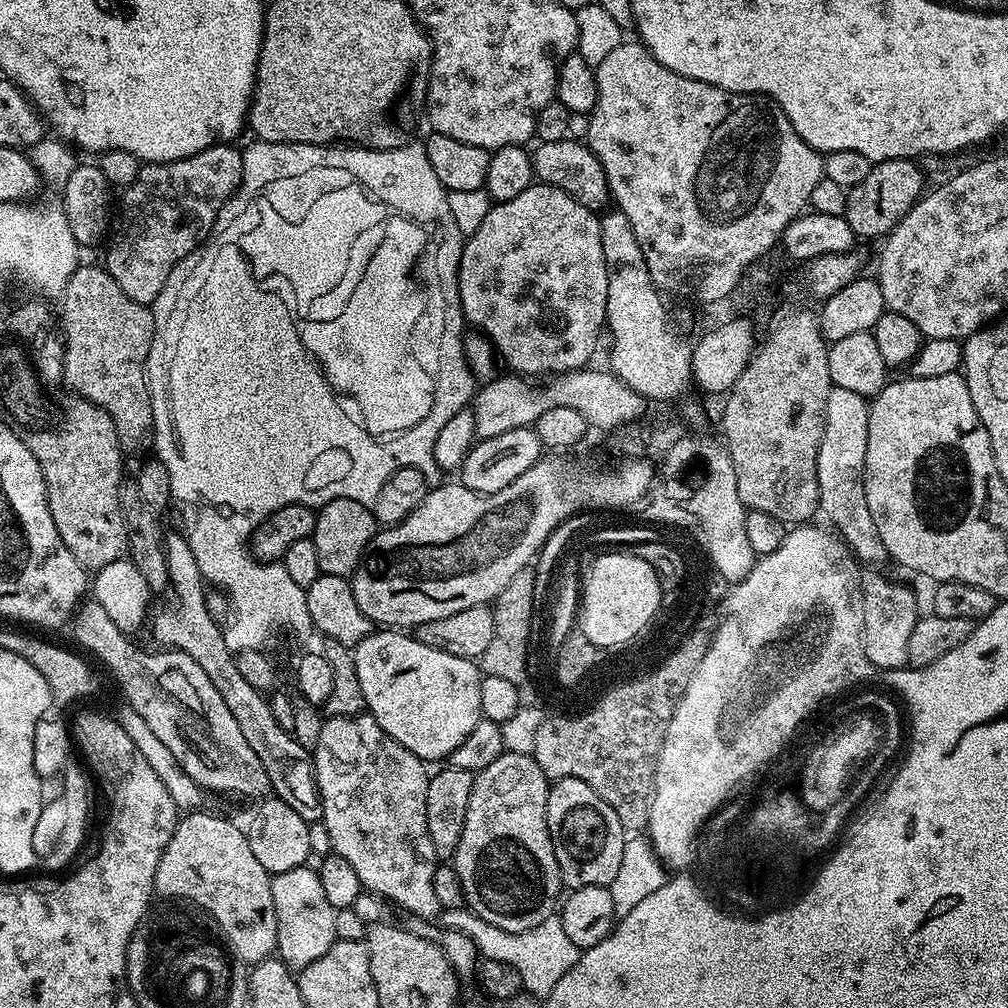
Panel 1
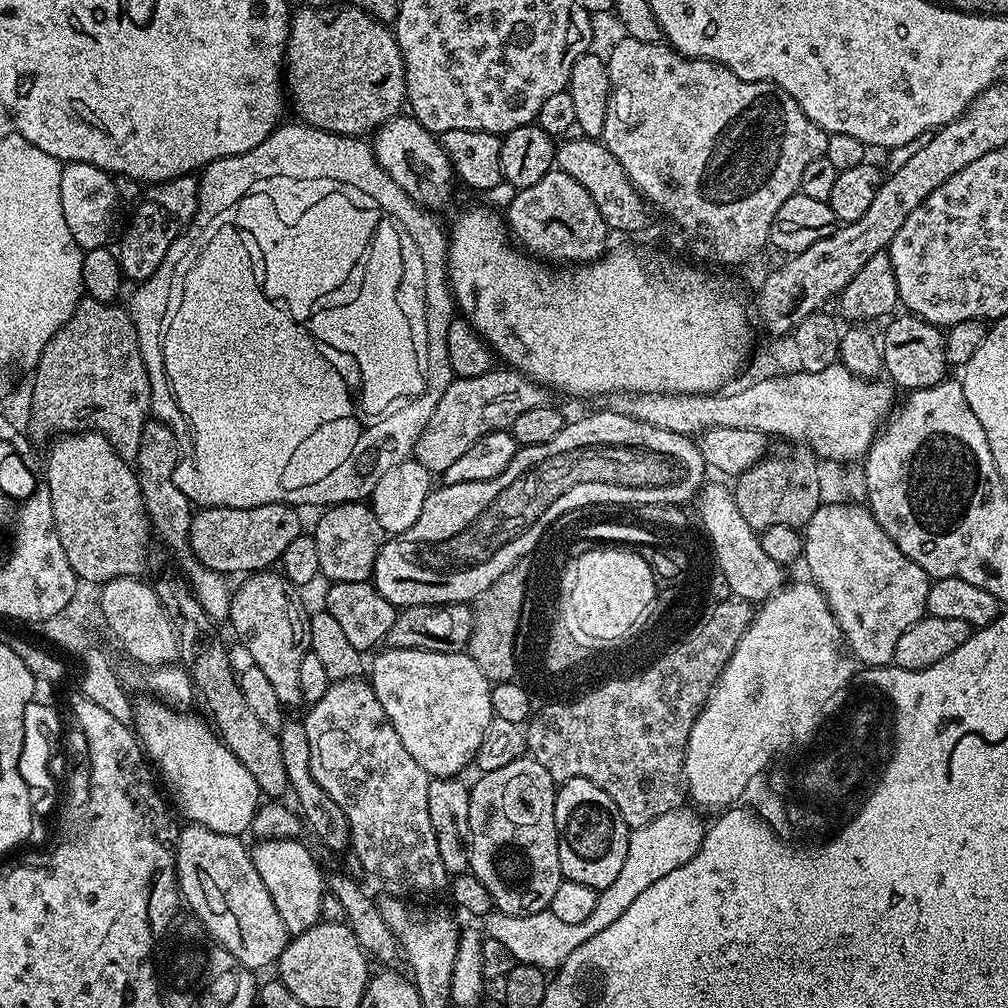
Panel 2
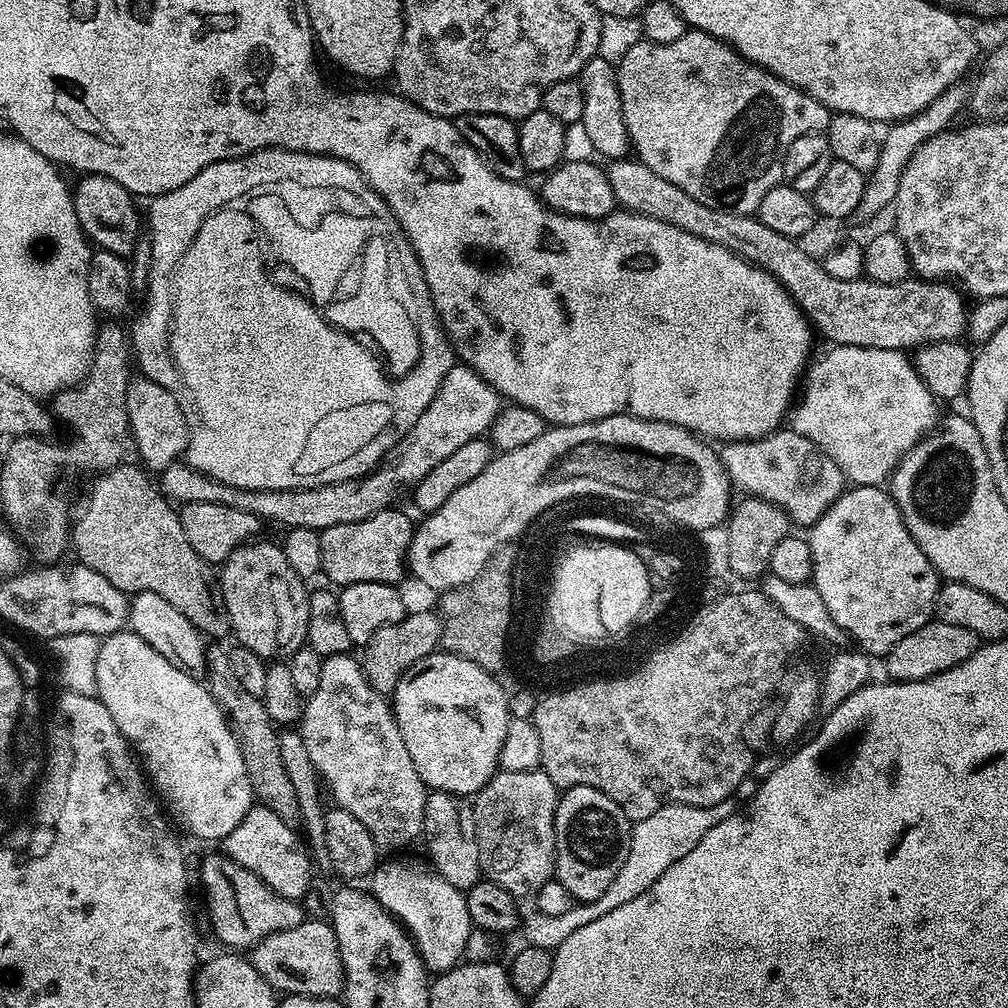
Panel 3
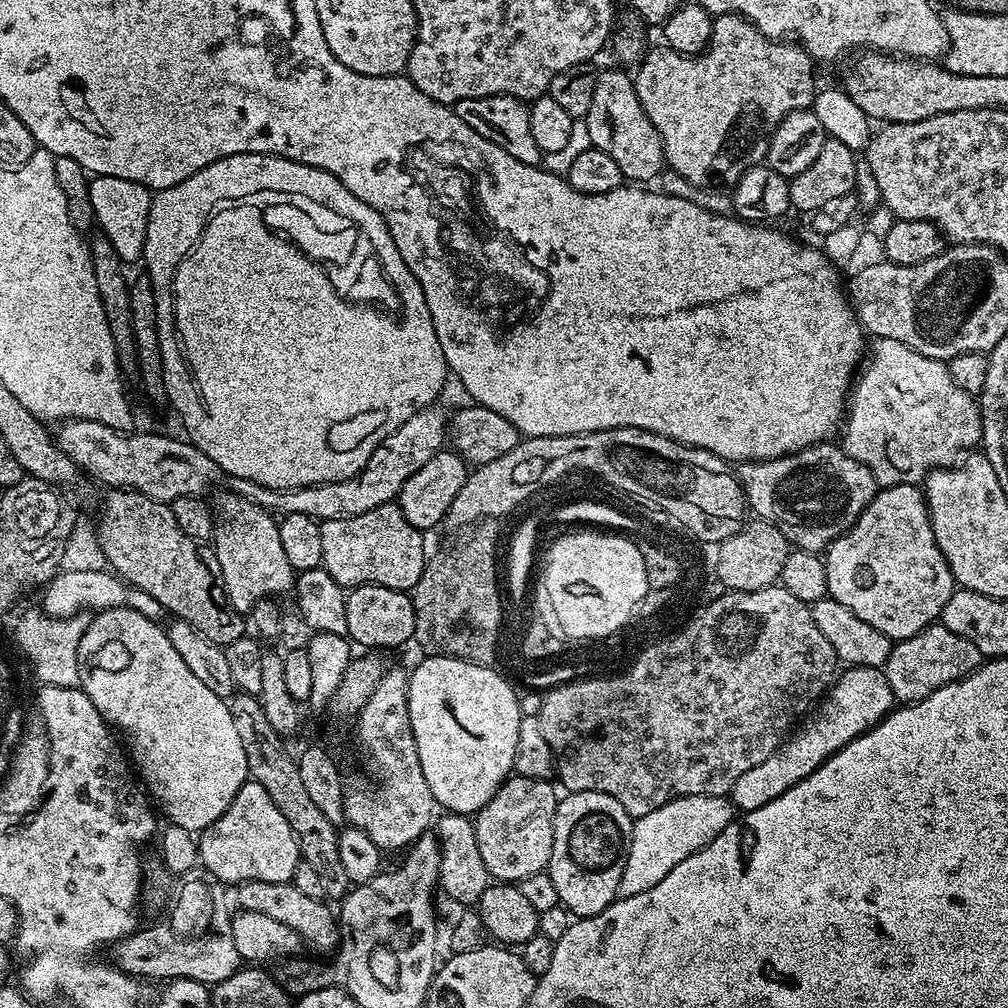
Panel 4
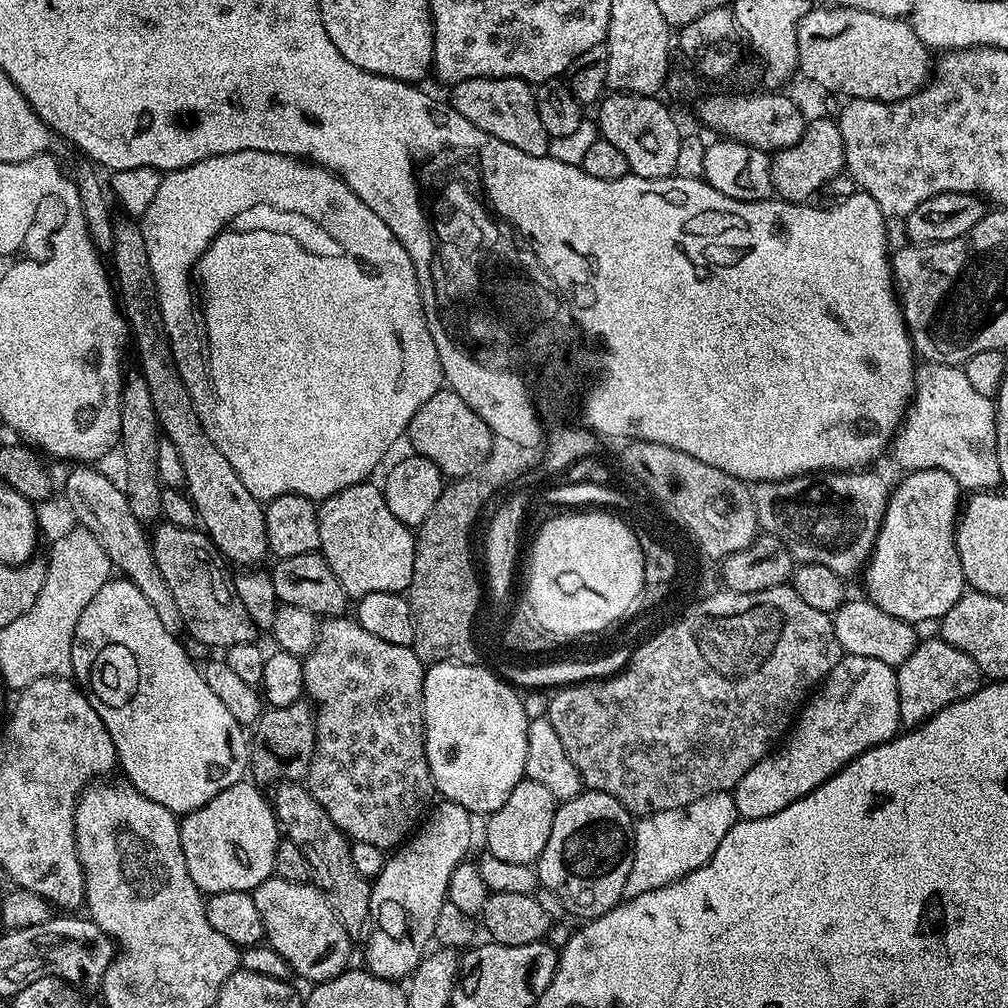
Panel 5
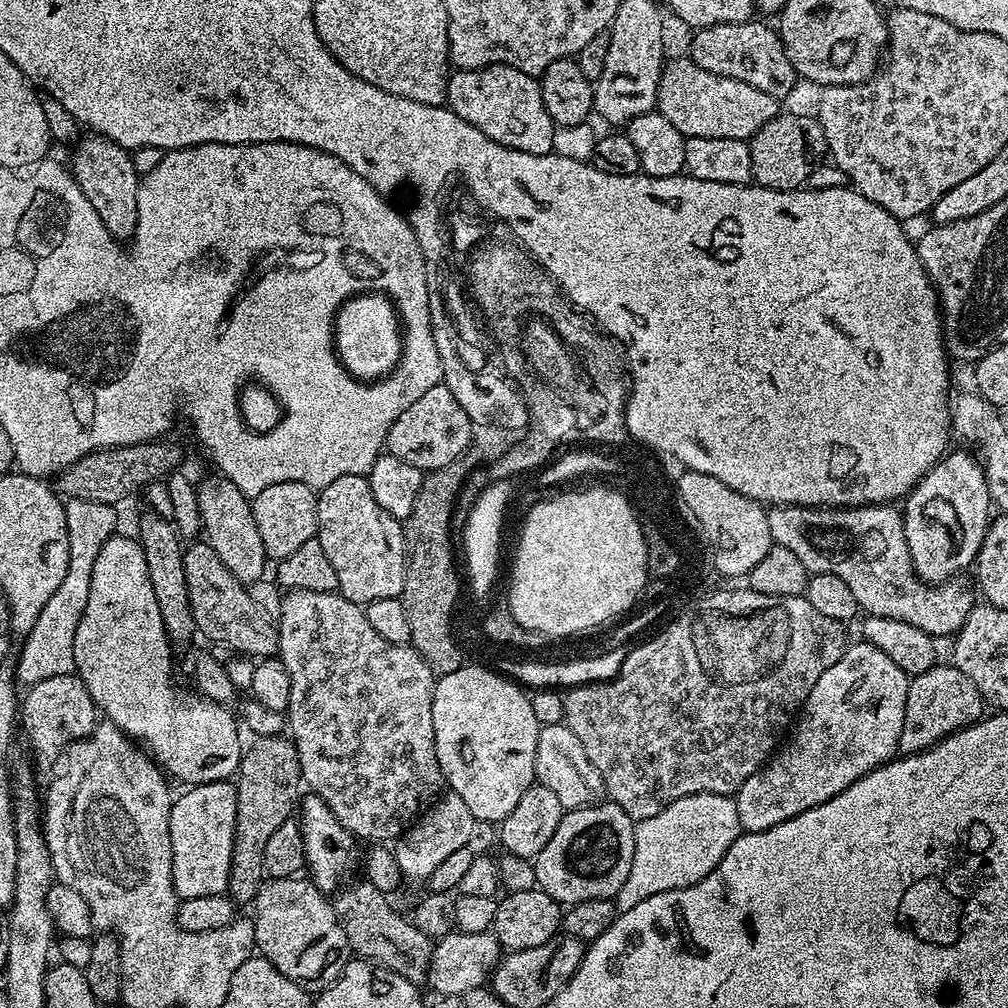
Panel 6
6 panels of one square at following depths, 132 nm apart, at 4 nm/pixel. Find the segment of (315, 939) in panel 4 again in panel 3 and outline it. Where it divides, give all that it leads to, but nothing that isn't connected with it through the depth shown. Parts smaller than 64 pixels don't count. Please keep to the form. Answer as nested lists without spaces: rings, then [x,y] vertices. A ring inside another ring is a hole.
[[[223,854],[205,858],[200,868],[200,880],[204,883],[204,896],[208,899],[208,920],[217,938],[228,947],[225,949],[251,950],[262,938],[278,930],[290,930],[306,918],[297,901],[282,898],[270,890],[264,880],[259,880],[253,872],[238,866]]]

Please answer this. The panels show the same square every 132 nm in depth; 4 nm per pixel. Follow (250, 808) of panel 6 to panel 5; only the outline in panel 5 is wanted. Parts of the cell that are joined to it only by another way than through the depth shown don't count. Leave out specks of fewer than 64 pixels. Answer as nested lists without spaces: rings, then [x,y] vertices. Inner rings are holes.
[[[307,699],[261,711],[254,731],[250,736],[250,776],[257,785],[275,786],[281,782],[300,782],[307,777],[316,745],[316,713]]]

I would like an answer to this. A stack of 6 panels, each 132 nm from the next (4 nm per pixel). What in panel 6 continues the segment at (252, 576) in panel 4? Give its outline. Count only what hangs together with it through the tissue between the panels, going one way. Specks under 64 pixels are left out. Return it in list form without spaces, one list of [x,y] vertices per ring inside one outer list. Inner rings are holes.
[[[95,134],[85,135],[71,149],[71,152],[72,164],[70,163],[70,171],[72,177],[75,178],[82,194],[86,194],[86,202],[90,202],[92,211],[98,214],[98,218],[102,218],[102,226],[106,226],[106,230],[118,242],[131,241],[135,237],[136,227],[138,226],[138,190],[142,179],[132,161],[132,152],[127,148],[118,146],[112,140],[107,140],[105,136]]]

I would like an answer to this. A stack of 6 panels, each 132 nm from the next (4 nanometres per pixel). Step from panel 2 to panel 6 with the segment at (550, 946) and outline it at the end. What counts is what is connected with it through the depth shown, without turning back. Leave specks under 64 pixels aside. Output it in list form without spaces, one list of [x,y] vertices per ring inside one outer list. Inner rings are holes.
[[[709,792],[678,798],[654,814],[654,818],[635,821],[635,825],[634,862],[630,862],[630,874],[626,874],[622,890],[614,897],[620,912],[638,906],[638,902],[646,902],[654,894],[685,888],[706,878],[742,835],[735,799]]]

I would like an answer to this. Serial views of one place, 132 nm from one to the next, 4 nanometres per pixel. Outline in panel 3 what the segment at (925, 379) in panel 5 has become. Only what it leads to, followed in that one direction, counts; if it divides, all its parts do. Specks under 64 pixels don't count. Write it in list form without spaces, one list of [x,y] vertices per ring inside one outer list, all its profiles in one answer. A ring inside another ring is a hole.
[[[838,344],[829,349],[803,377],[802,391],[790,416],[791,431],[810,438],[816,448],[822,449],[843,470],[853,485],[883,485],[900,465],[901,458],[936,427],[938,401],[918,378],[911,359],[899,348],[886,350]]]

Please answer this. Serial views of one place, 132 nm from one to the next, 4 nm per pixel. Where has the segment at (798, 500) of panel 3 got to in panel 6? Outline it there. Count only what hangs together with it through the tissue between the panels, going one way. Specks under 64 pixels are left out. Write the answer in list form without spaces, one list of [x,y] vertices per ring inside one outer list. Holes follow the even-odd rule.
[[[895,503],[863,504],[857,508],[777,504],[768,508],[768,521],[773,544],[786,546],[810,574],[838,574],[858,598],[861,613],[910,622],[910,626],[926,630],[933,638],[952,638],[977,603],[977,593],[963,575],[940,584],[929,584],[920,578],[906,542],[904,514]]]

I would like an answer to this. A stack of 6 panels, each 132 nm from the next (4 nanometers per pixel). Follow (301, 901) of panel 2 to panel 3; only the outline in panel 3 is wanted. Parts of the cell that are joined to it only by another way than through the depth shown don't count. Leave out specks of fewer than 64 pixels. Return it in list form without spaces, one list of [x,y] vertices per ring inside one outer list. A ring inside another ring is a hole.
[[[261,803],[253,806],[246,818],[242,818],[242,822],[230,830],[222,842],[222,852],[235,864],[250,870],[259,880],[264,880],[270,890],[287,900],[303,901],[306,890],[314,879],[314,861],[297,829],[282,822],[274,810]]]

